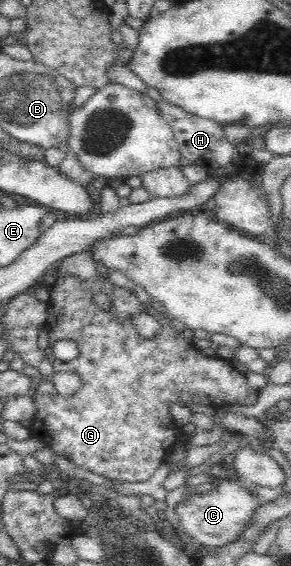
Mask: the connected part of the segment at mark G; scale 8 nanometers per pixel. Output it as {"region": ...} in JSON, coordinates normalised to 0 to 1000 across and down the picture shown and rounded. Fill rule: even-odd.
{"region":[[[333,479],[330,491],[282,495],[258,488],[203,489],[182,502],[175,521],[162,530],[165,615],[158,634],[186,657],[241,657],[275,664],[282,686],[254,700],[220,701],[172,673],[131,673],[117,716],[124,730],[103,744],[103,772],[134,776],[192,804],[216,806],[261,823],[306,830],[337,841],[378,848],[433,852],[502,852],[536,829],[570,816],[612,783],[612,763],[643,761],[612,756],[588,742],[574,719],[581,716],[691,714],[756,721],[797,710],[832,710],[873,717],[887,694],[849,678],[838,659],[821,657],[784,636],[749,631],[715,631],[684,625],[649,599],[625,597],[622,587],[588,578],[564,578],[557,587],[526,599],[502,599],[474,590],[454,571],[454,557],[495,553],[515,534],[474,532],[467,521],[443,511],[412,509],[378,498],[364,482]],[[354,516],[381,530],[381,551],[351,551],[323,535],[323,521]],[[199,601],[244,601],[268,610],[268,633],[247,640],[192,636],[179,625],[179,608]]]}

